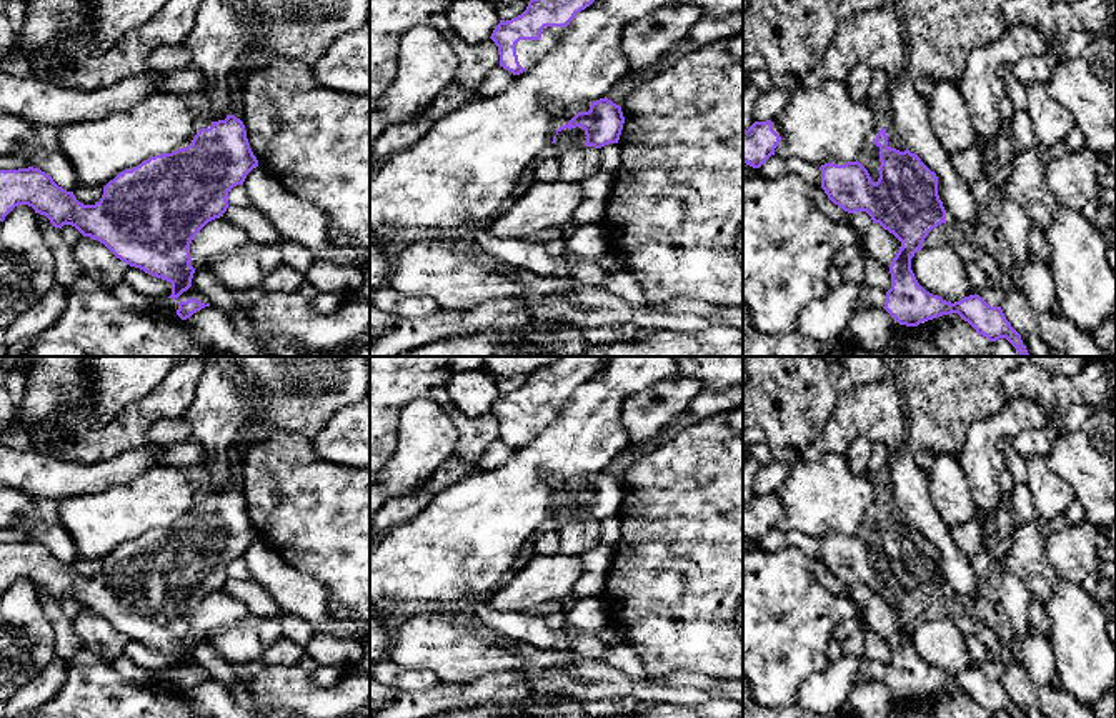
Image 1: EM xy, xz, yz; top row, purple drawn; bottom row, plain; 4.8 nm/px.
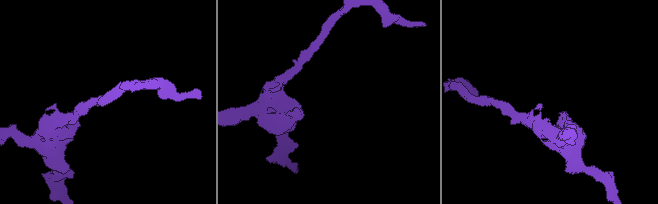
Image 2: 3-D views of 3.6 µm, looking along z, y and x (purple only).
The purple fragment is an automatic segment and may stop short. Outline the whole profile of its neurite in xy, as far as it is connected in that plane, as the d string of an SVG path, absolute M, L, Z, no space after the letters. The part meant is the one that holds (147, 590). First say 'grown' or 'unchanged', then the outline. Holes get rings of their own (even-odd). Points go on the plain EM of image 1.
grown; M243 433L228 451L228 488L200 501L192 516L172 526L150 530L132 543L120 545L103 560L95 578L80 576L73 565L58 560L40 541L0 543L0 595L18 578L28 578L45 588L55 601L75 600L83 610L103 616L117 631L130 640L172 656L175 673L192 660L195 641L190 638L190 616L212 593L223 590L228 581L228 565L243 558L247 548L258 540L253 528L243 488L243 451L250 440Z

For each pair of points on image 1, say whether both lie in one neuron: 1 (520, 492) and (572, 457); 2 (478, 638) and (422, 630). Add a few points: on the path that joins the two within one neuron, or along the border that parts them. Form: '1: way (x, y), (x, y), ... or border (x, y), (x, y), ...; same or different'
1: way (522, 475), (540, 457), (555, 457); same
2: way (465, 638), (435, 638); same

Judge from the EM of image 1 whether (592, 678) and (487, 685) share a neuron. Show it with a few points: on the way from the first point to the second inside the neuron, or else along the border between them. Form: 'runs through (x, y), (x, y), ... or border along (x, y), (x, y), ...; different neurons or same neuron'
runs through (565, 683), (513, 685); same neuron

